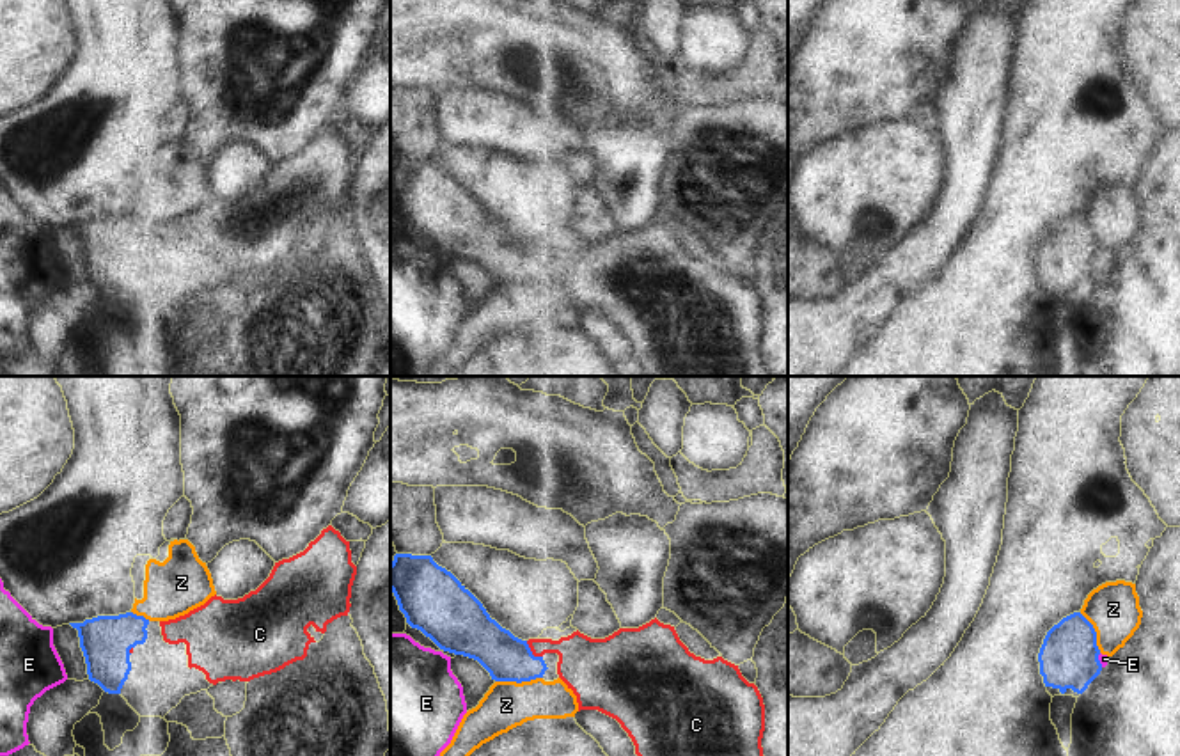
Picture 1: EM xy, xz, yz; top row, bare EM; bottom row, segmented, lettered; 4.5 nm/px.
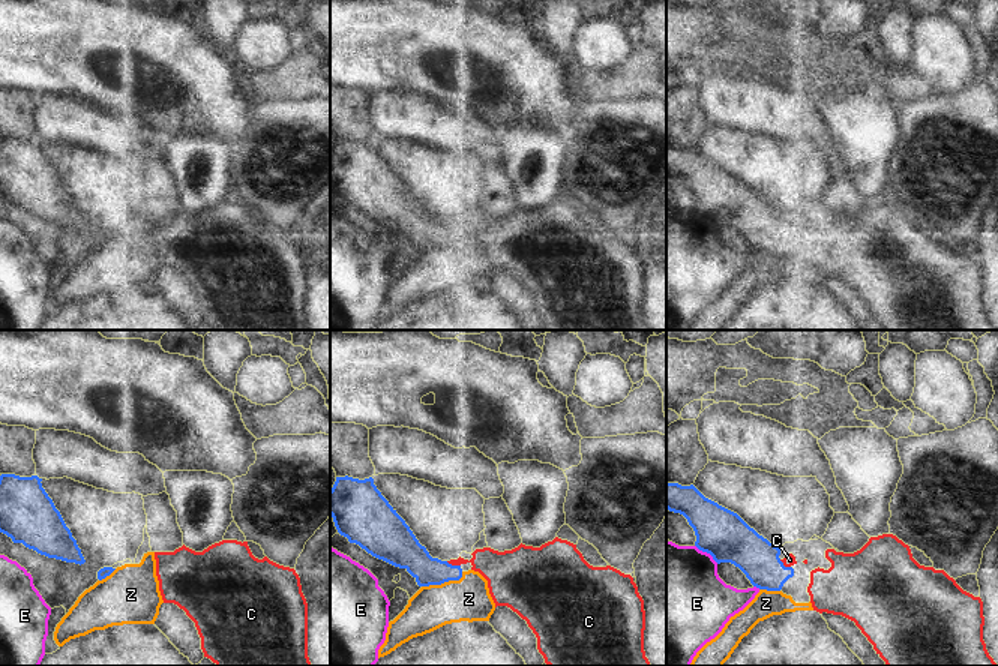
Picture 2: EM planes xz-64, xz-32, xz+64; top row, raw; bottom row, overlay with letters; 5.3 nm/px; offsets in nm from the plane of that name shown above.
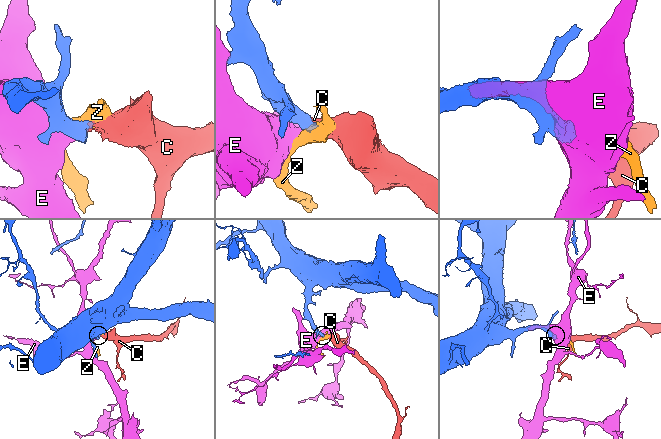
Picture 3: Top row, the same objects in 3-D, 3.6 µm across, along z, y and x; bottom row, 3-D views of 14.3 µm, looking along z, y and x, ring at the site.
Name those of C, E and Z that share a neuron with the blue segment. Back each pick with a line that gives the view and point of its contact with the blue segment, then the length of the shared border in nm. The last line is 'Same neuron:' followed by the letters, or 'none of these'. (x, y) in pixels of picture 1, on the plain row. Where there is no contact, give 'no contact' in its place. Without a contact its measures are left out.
C: meets blue in xz at (531, 254); contact 110 nm long
Same neuron: C

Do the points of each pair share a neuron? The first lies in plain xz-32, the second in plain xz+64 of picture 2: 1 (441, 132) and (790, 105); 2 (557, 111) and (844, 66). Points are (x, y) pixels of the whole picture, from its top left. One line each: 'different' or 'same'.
1: same
2: same

